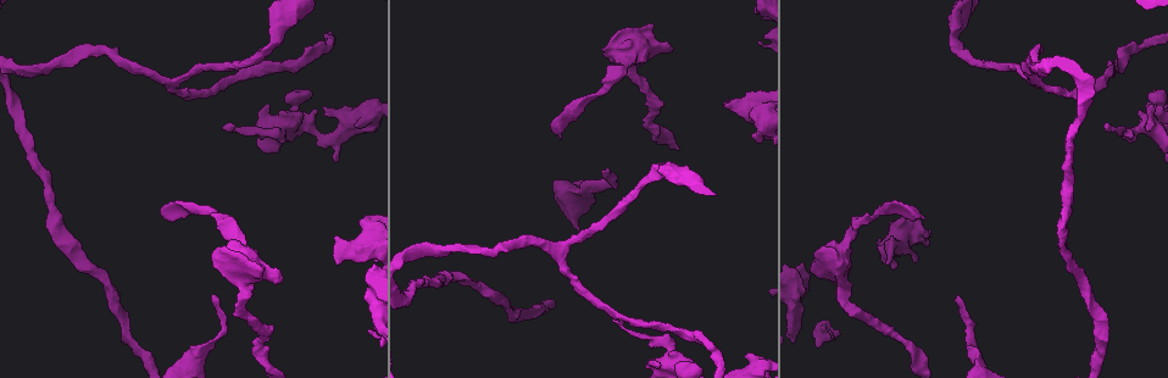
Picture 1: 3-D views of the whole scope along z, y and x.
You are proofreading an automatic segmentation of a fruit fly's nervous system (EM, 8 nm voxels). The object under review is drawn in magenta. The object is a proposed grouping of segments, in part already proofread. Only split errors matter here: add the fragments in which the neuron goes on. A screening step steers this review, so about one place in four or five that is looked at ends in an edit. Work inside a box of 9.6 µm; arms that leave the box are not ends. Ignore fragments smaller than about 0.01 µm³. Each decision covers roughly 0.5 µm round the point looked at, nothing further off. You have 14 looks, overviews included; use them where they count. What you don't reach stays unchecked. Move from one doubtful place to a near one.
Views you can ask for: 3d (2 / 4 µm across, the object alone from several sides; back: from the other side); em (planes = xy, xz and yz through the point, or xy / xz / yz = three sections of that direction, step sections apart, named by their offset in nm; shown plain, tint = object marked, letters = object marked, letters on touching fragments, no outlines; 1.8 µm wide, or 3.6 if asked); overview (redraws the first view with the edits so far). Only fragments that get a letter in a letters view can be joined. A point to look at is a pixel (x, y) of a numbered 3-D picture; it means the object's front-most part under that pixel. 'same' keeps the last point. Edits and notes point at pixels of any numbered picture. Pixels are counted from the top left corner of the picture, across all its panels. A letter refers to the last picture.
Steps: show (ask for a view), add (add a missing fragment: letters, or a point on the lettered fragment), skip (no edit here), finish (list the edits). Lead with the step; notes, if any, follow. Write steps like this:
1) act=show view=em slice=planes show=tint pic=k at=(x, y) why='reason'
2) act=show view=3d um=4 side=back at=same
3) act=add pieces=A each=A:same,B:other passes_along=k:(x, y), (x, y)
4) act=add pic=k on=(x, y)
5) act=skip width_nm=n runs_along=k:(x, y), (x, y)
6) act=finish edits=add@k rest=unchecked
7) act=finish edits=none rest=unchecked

act=show view=em um=3.6 slice=planes show=letters pic=1 at=(1106, 129) why='free end'

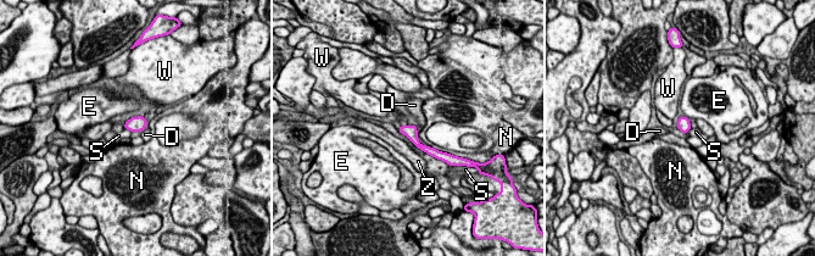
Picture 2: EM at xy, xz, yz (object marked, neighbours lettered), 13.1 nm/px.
act=skip width_nm=160 each=D:other,E:other,N:other,S:other,W:other,Z:other border=2:(411, 140), (420, 150) found='none of them fits'

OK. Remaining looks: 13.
act=show view=em slice=planes show=plain pic=1 at=(560, 139) why='end of a long branch'

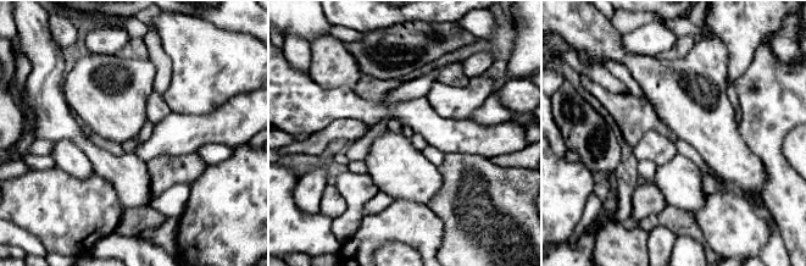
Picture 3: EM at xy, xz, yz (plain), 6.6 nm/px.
act=show view=em slice=planes show=letters at=same

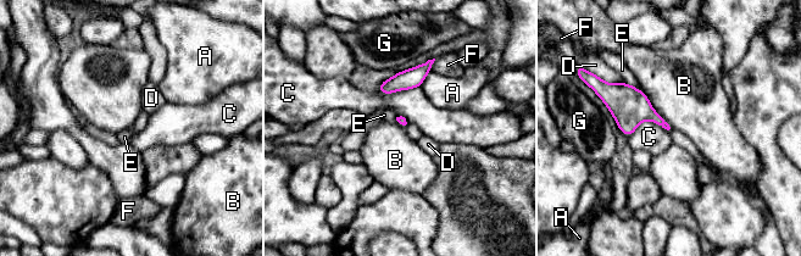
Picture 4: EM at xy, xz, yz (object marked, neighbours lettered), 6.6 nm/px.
act=skip each=A:other,B:other,C:other,D:other,E:other,F:other,G:other border=4:(640, 89), (651, 107), (671, 128) found='none of them fits'

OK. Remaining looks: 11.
act=show view=3d um=4 pic=1 at=(212, 294) why='tapers out'

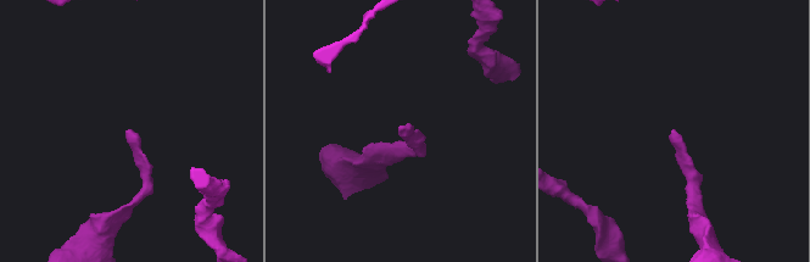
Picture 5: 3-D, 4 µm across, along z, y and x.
act=show view=em slice=xy step=8 show=tint pic=5 at=(676, 132) why='shape alone is not enough'

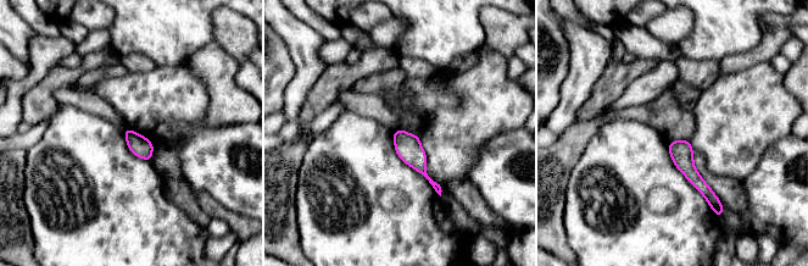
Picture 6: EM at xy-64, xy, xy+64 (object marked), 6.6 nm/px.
act=show view=em slice=planes show=letters at=same

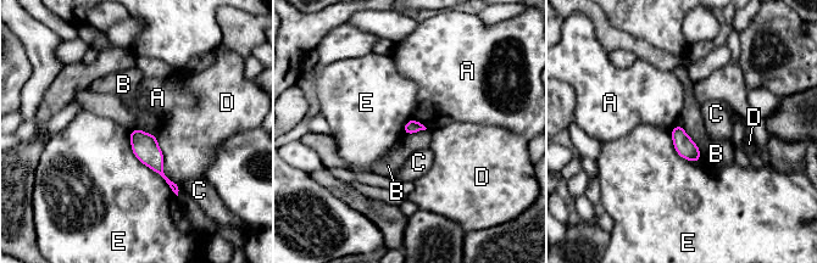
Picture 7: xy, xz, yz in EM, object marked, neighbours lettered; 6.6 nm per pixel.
act=skip width_nm=90 each=A:other,B:other,C:other,D:other,E:other border=7:(681, 126), (696, 145), (701, 156) found='no lettered fragment goes on from it'

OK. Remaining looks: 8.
act=show view=3d um=4 pic=1 at=(829, 329) why='long arm stops here'

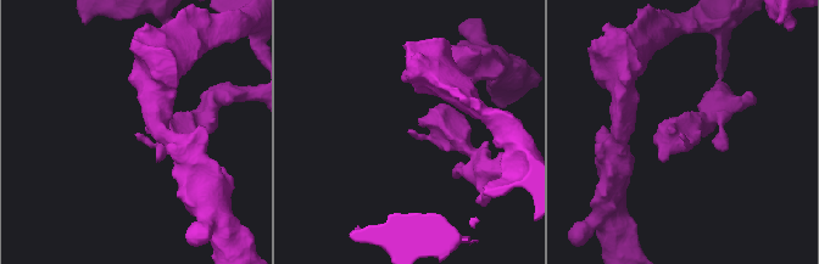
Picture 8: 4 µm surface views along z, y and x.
act=show view=em slice=planes show=letters pic=8 at=(409, 129)

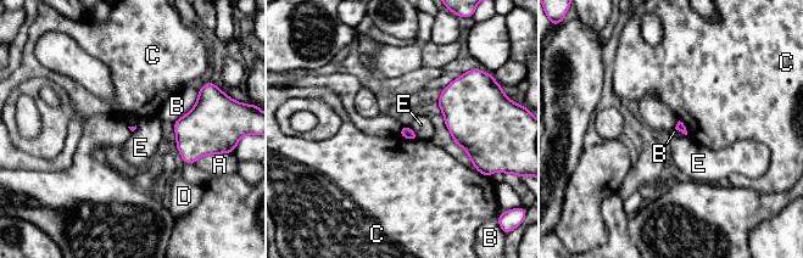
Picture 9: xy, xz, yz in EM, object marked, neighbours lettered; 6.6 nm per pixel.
act=skip each=A:other,B:other,C:other,D:other,E:other border=9:(200, 89), (195, 105), (173, 123) found='none of them fits'

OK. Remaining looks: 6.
act=show view=3d um=4 pic=1 at=(336, 262) why='stops while still wide'

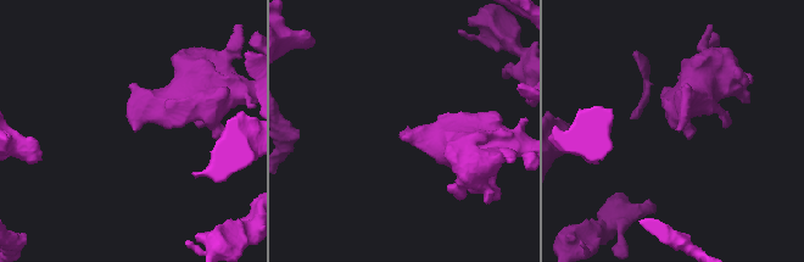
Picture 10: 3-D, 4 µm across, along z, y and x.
act=show view=em slice=yz step=4 show=tint pic=10 at=(408, 131) why='need the tissue'

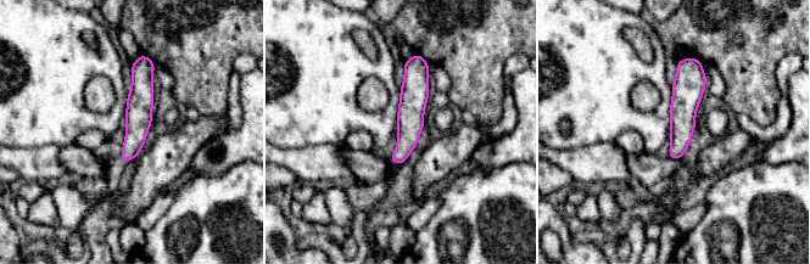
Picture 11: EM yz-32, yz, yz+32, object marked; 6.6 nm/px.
act=show view=em slice=planes show=letters at=same

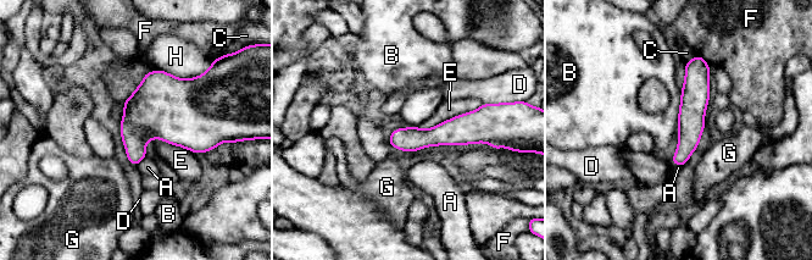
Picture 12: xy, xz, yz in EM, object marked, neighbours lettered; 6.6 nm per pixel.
act=skip each=A:other,B:other,C:other,D:other,E:other,F:other,G:other,H:other runs_along=12:(699, 60), (689, 140), (679, 162) found='no lettered fragment goes on from it'

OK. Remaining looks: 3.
act=show view=em slice=planes show=letters pic=1 at=(282, 280) why='free end'

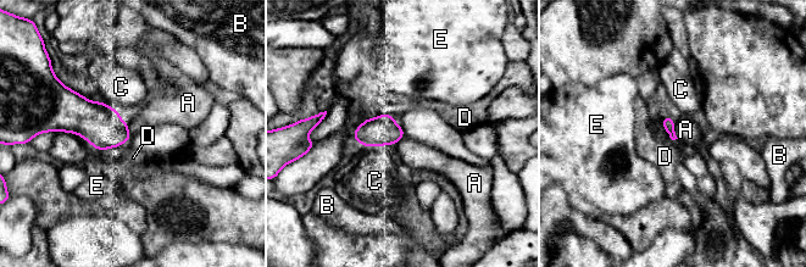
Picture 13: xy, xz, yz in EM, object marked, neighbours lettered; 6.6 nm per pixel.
act=skip each=A:other,B:other,C:other,D:other,E:other border=13:(674, 122), (674, 134), (678, 138) found='none of them fits'

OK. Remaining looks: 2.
act=finish edits=none rest=unchecked

